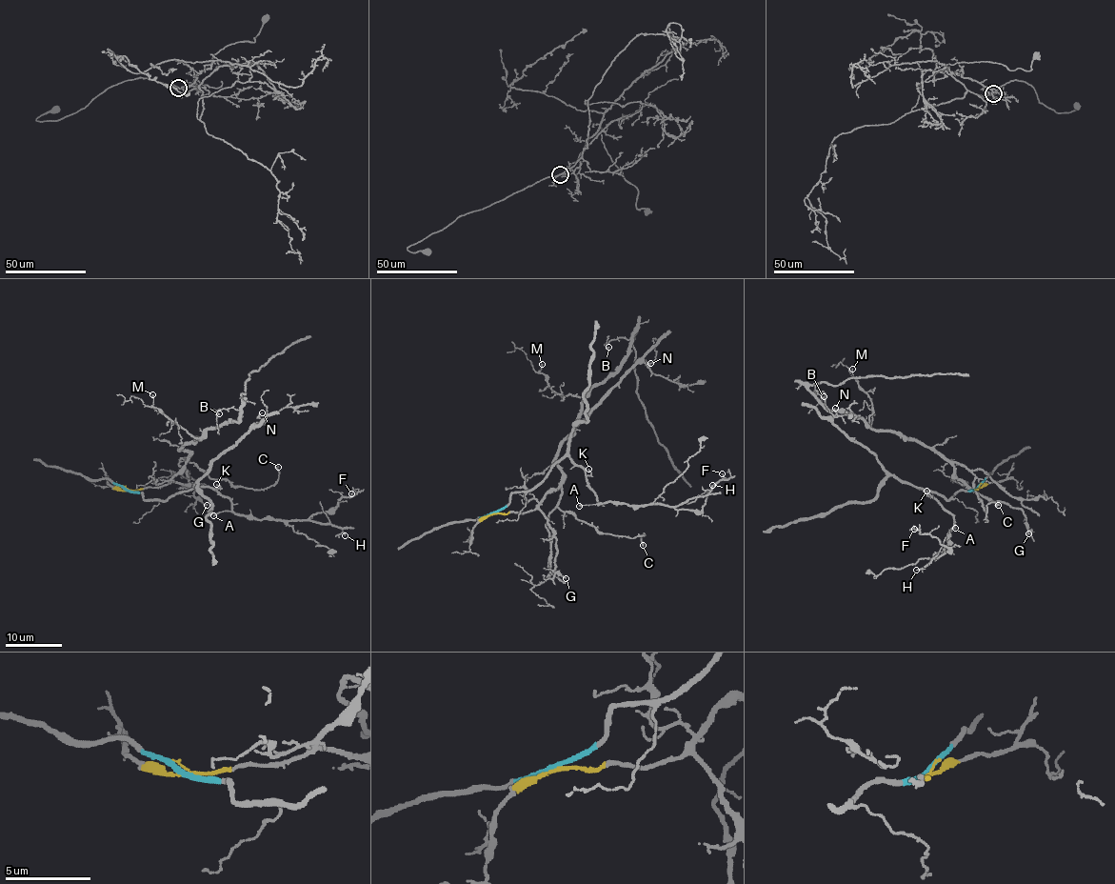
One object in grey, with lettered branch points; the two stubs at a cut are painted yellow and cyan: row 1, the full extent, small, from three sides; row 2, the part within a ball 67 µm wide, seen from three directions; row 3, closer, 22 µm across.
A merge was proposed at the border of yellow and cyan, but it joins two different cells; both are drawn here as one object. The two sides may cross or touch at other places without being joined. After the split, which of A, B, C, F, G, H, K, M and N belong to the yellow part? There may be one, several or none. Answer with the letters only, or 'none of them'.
B, C, G, M

